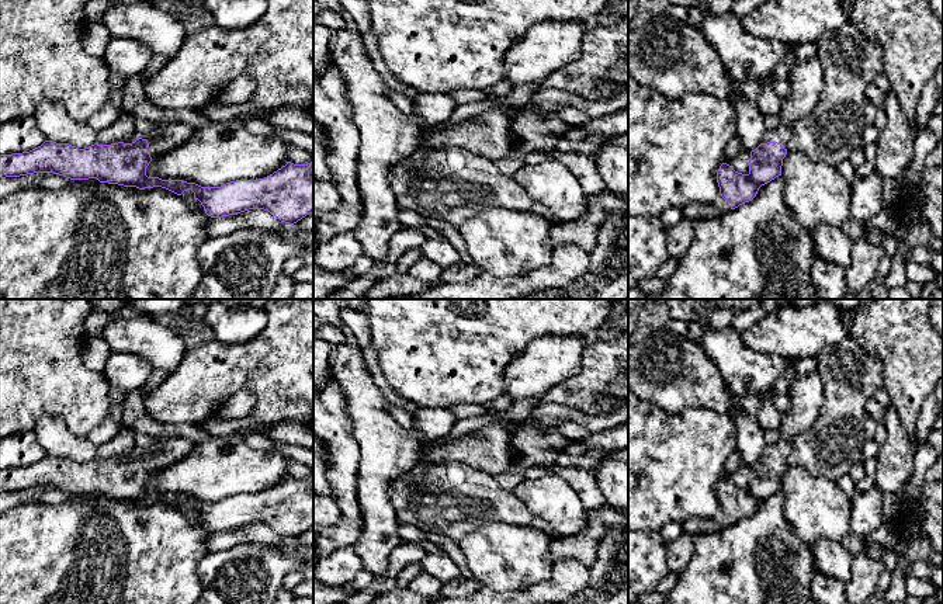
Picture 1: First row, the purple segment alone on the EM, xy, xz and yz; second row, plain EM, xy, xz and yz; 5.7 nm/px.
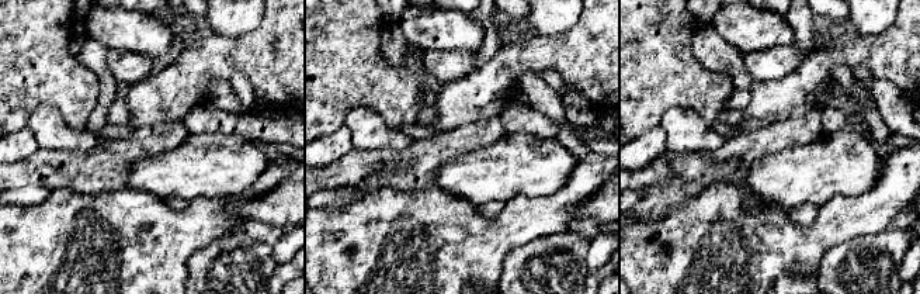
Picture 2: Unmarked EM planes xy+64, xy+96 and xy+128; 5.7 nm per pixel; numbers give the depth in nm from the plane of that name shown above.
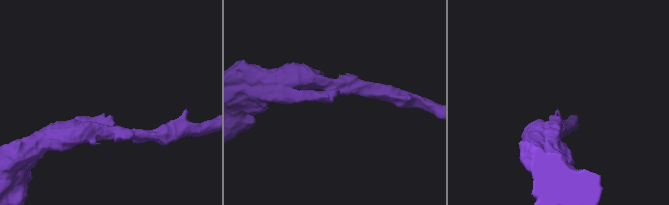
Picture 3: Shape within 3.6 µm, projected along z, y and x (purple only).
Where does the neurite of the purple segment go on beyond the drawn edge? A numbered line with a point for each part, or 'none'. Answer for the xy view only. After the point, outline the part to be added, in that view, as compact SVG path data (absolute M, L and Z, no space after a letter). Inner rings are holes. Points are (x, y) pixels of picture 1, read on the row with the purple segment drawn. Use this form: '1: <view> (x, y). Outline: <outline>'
1: xy (169, 135). Outline: M163 121L153 136L145 138L150 147L150 157L156 159L184 143L194 129L184 122Z

